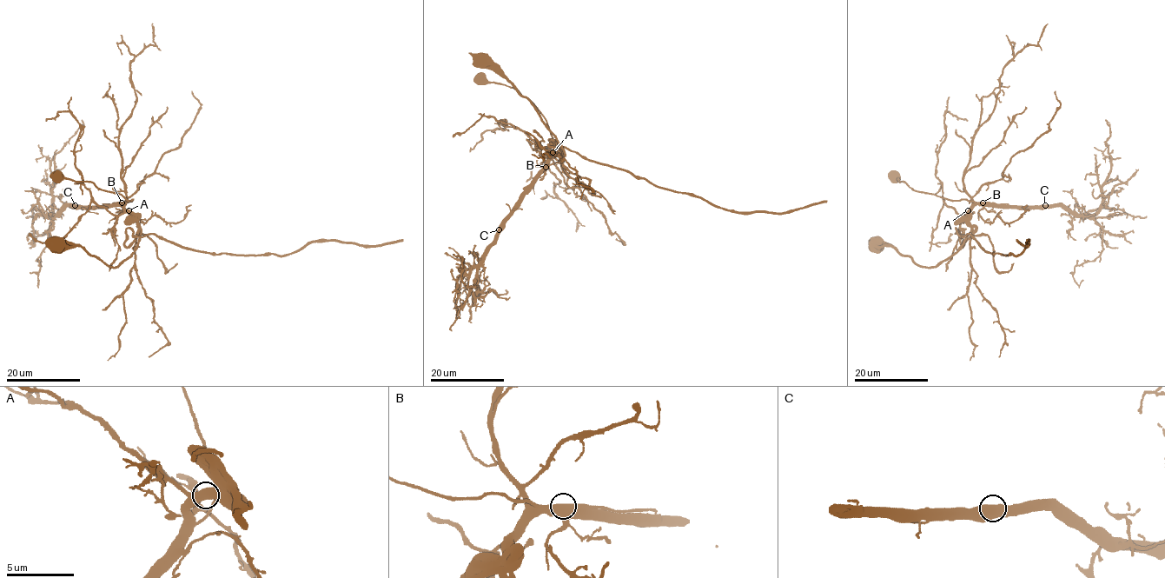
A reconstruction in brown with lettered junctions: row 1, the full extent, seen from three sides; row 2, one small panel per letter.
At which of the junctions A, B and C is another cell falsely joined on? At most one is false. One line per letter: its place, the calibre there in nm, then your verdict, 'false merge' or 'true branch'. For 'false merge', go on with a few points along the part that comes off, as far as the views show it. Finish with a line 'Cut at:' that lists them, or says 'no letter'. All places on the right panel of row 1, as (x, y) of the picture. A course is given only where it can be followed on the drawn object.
A: (968, 210) | 600 nm | true branch
B: (982, 202) | 600 nm | false merge | (982, 202), (966, 199), (949, 200), (925, 194), (911, 189), (904, 182), (894, 178), (893, 174)
C: (1045, 205) | 550 nm | true branch
Cut at: B

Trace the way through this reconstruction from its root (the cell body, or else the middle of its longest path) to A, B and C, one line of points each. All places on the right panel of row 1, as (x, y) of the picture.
A: (875, 244), (889, 244), (919, 265), (935, 267), (954, 254), (970, 231), (968, 210)
B: (875, 244), (889, 244), (919, 265), (935, 267), (953, 255), (963, 243), (971, 229), (969, 212), (982, 202)
C: (875, 244), (889, 244), (919, 265), (935, 267), (963, 243), (971, 229), (969, 212), (975, 205), (1045, 205)

